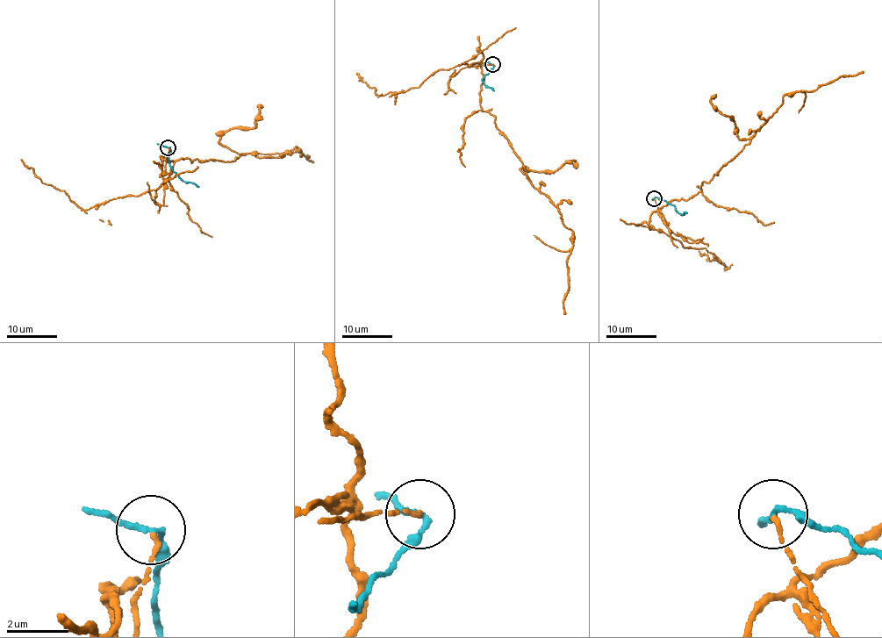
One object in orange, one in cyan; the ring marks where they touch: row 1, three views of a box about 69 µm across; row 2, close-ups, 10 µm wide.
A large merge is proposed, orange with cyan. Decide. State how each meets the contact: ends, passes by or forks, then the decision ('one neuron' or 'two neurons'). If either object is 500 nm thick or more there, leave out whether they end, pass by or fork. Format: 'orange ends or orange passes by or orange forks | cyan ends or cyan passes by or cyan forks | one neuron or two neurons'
orange ends | cyan passes by | two neurons

